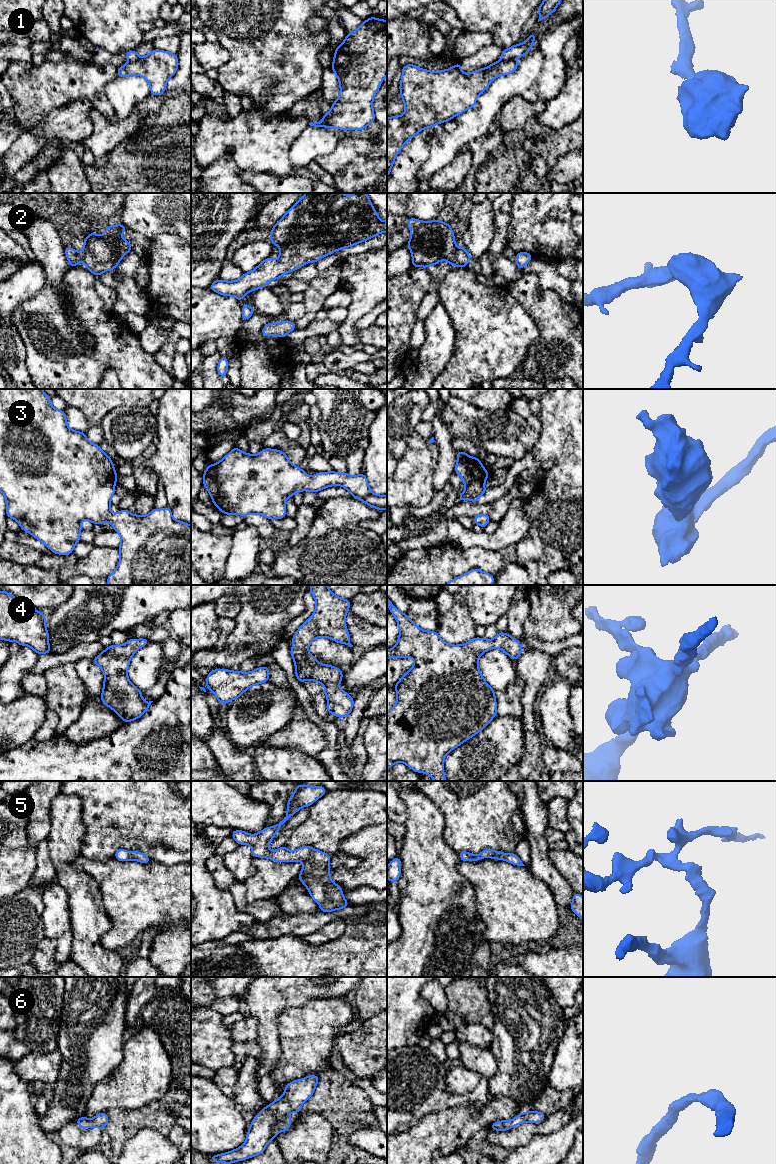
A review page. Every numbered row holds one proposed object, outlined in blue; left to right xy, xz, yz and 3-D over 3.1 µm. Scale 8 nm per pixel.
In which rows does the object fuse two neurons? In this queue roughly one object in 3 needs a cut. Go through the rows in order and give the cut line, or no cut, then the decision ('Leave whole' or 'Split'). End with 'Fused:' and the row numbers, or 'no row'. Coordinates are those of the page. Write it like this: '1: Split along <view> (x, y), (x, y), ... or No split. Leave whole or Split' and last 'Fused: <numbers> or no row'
1: Split along xz (329, 112), (325, 119), (325, 123), (328, 126). Split
2: No split. Leave whole
3: No split. Leave whole
4: No split. Leave whole
5: No split. Leave whole
6: No split. Leave whole
Fused: 1

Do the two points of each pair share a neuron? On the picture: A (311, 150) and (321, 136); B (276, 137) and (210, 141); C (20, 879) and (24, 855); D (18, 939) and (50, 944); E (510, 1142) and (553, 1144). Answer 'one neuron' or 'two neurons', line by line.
A: one neuron
B: one neuron
C: one neuron
D: two neurons
E: two neurons

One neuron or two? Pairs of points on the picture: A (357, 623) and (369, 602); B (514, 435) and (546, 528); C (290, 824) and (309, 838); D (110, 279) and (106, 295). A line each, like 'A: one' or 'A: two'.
A: two
B: two
C: two
D: two

